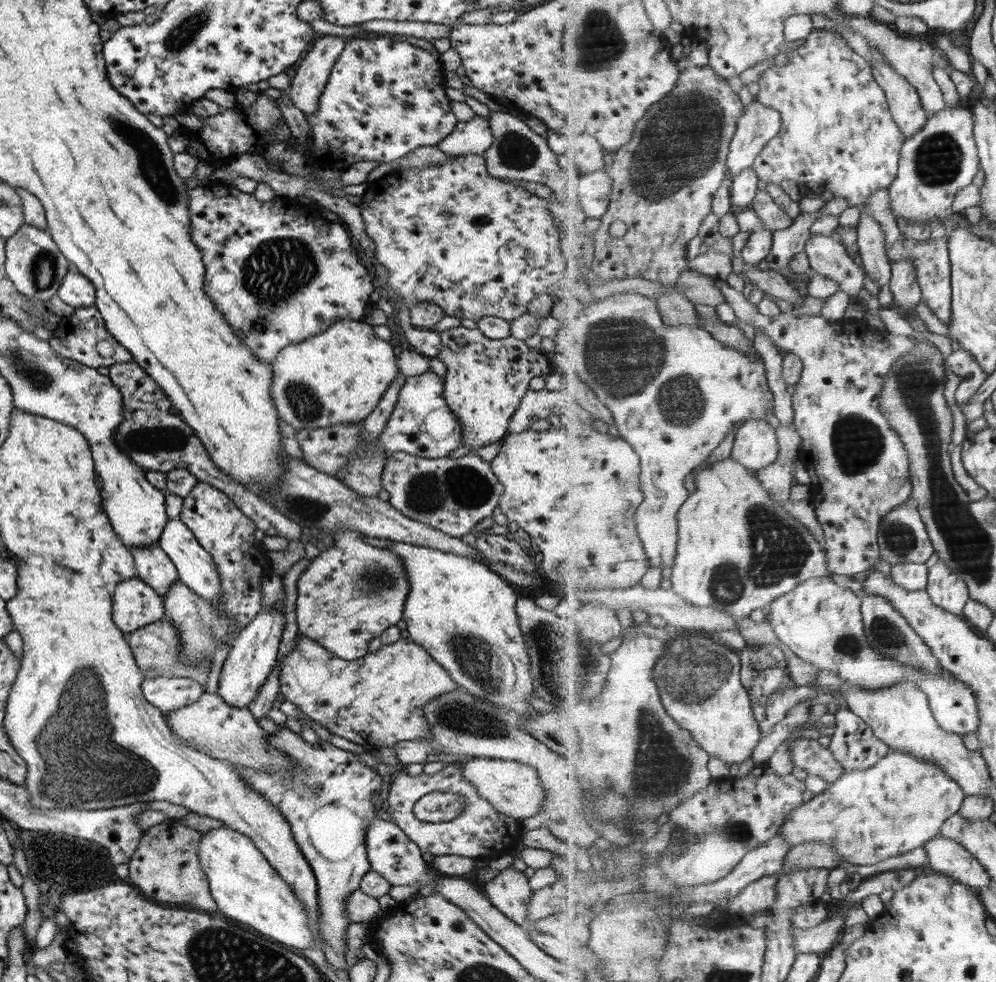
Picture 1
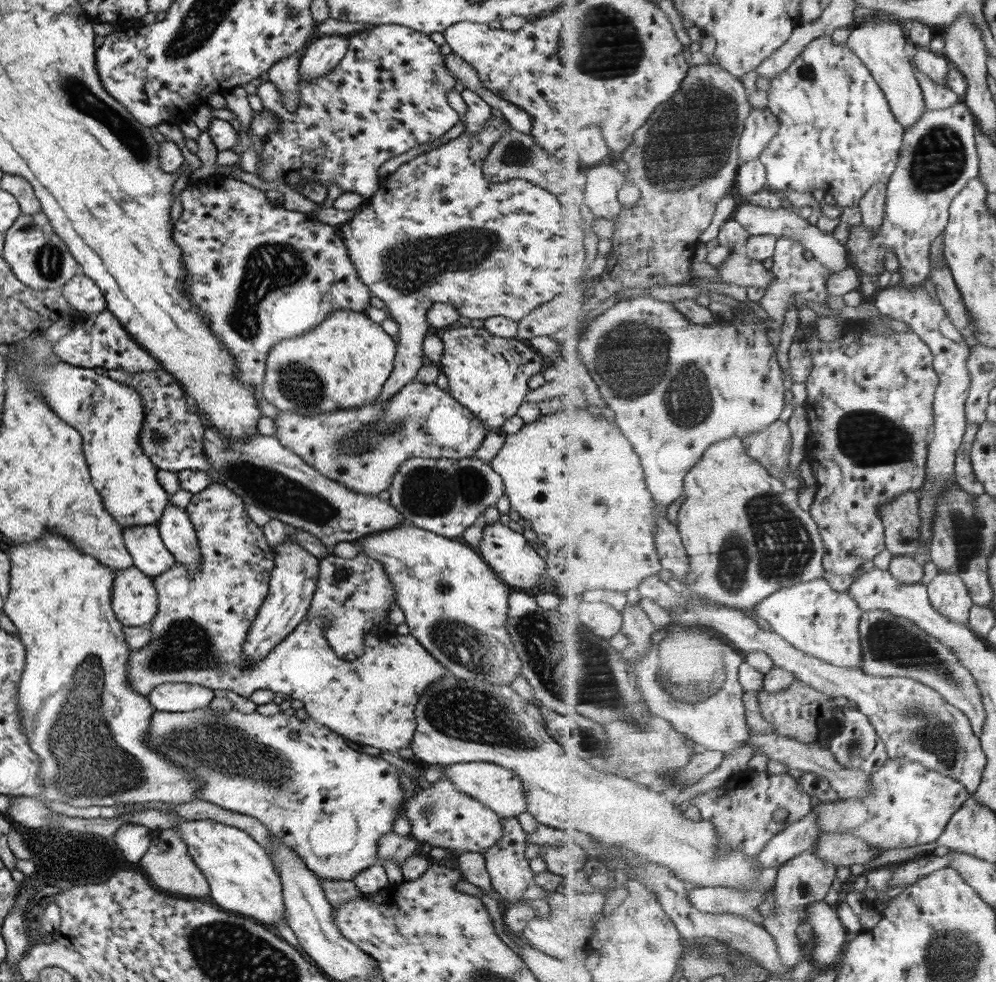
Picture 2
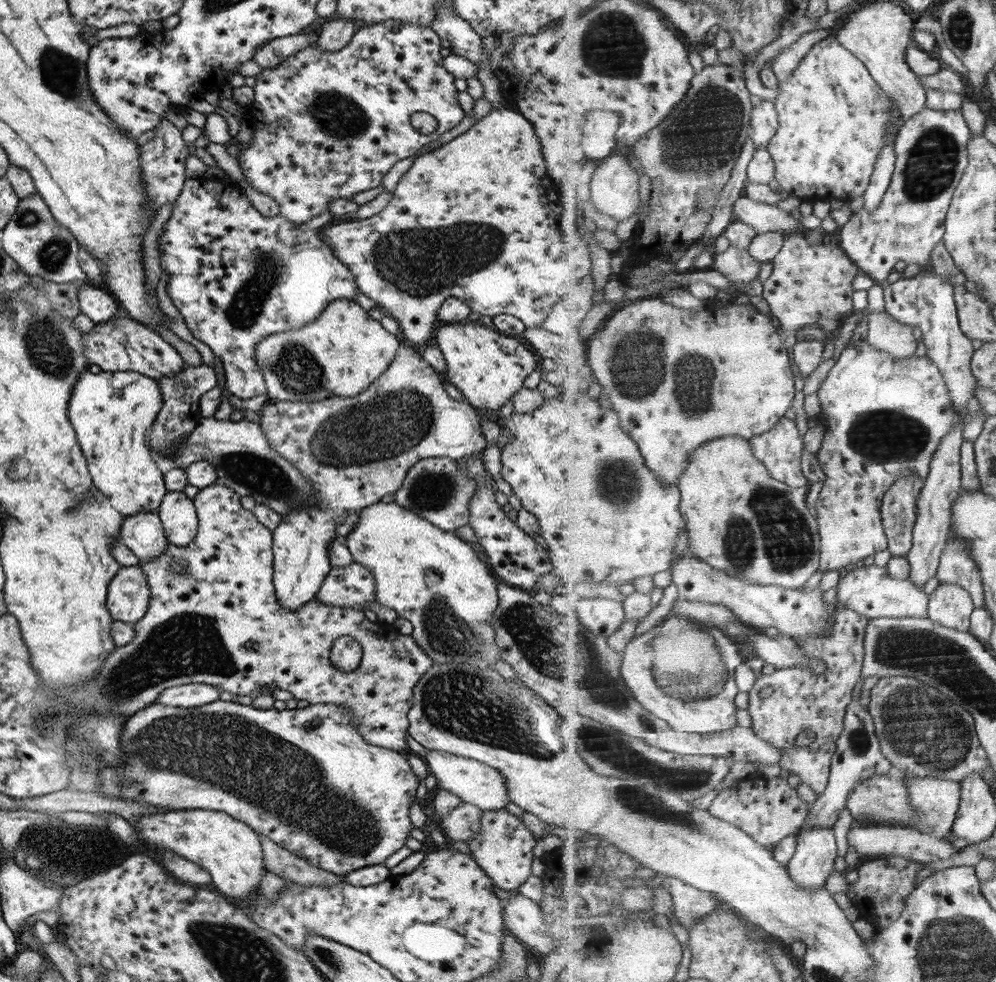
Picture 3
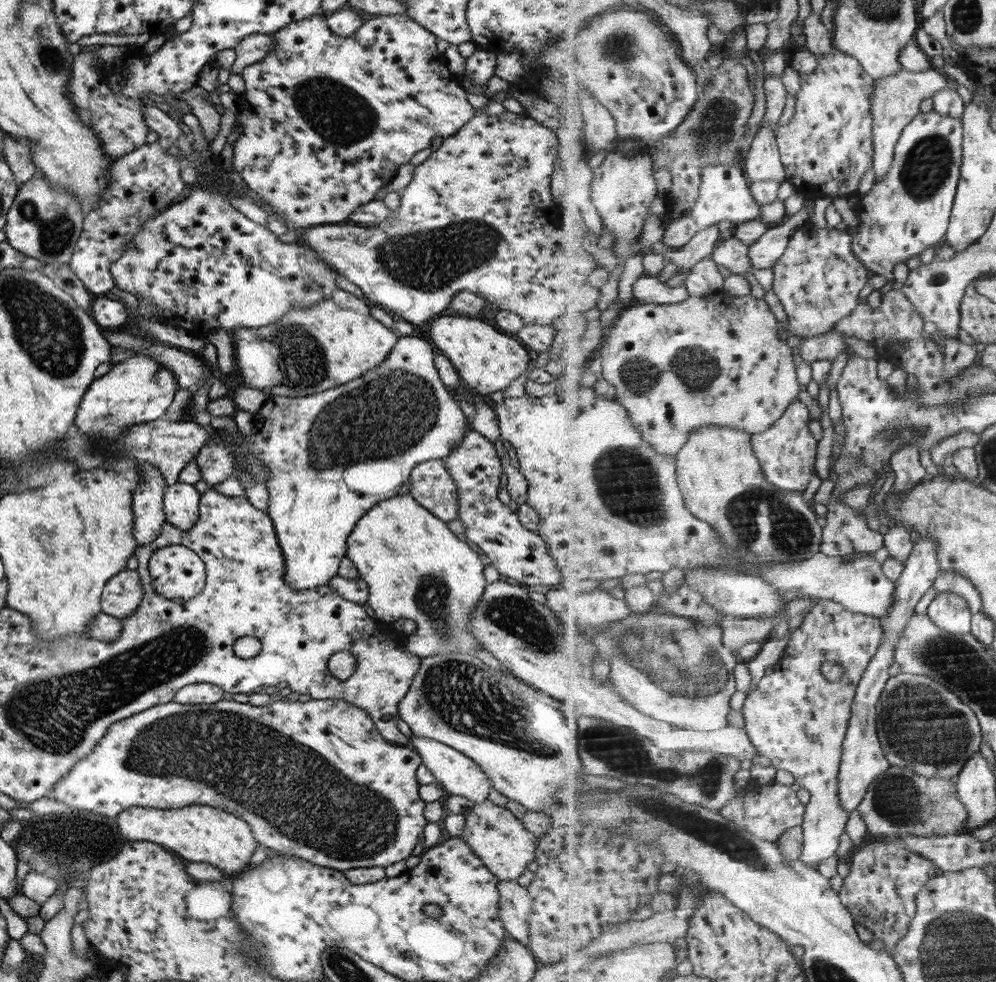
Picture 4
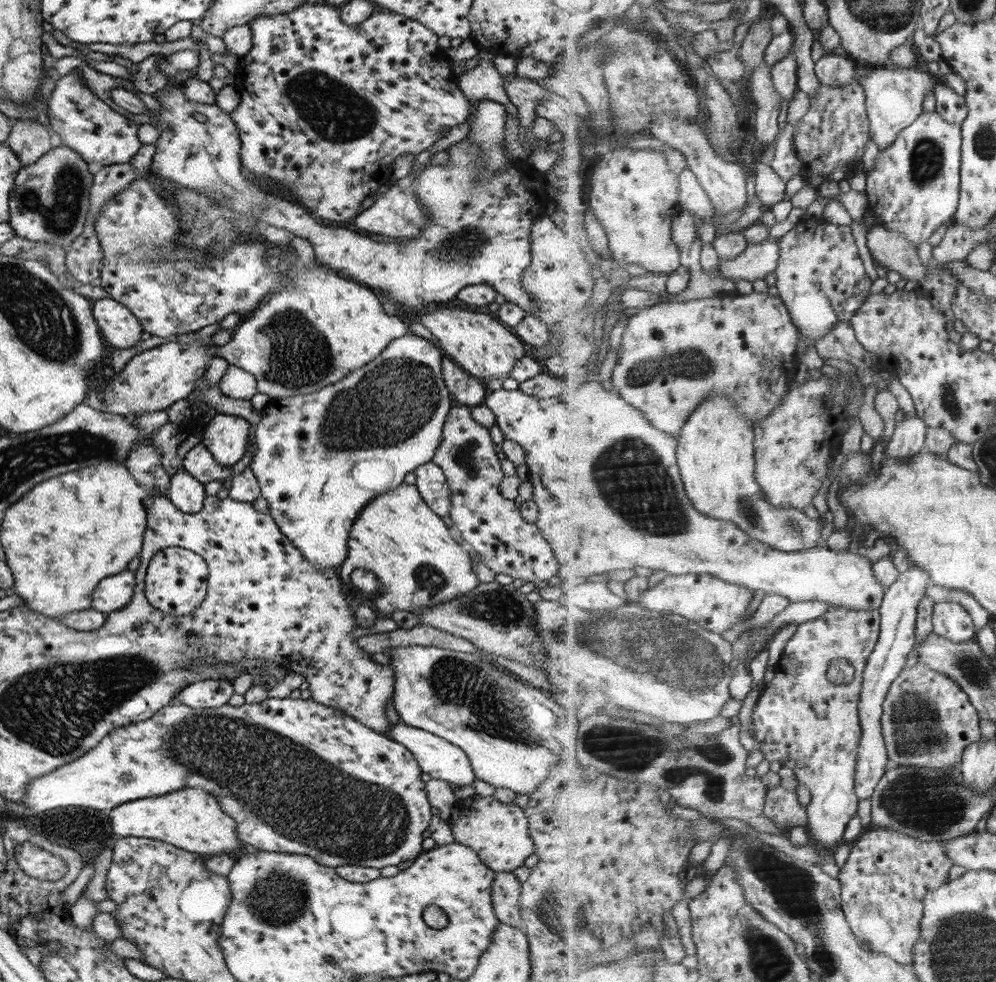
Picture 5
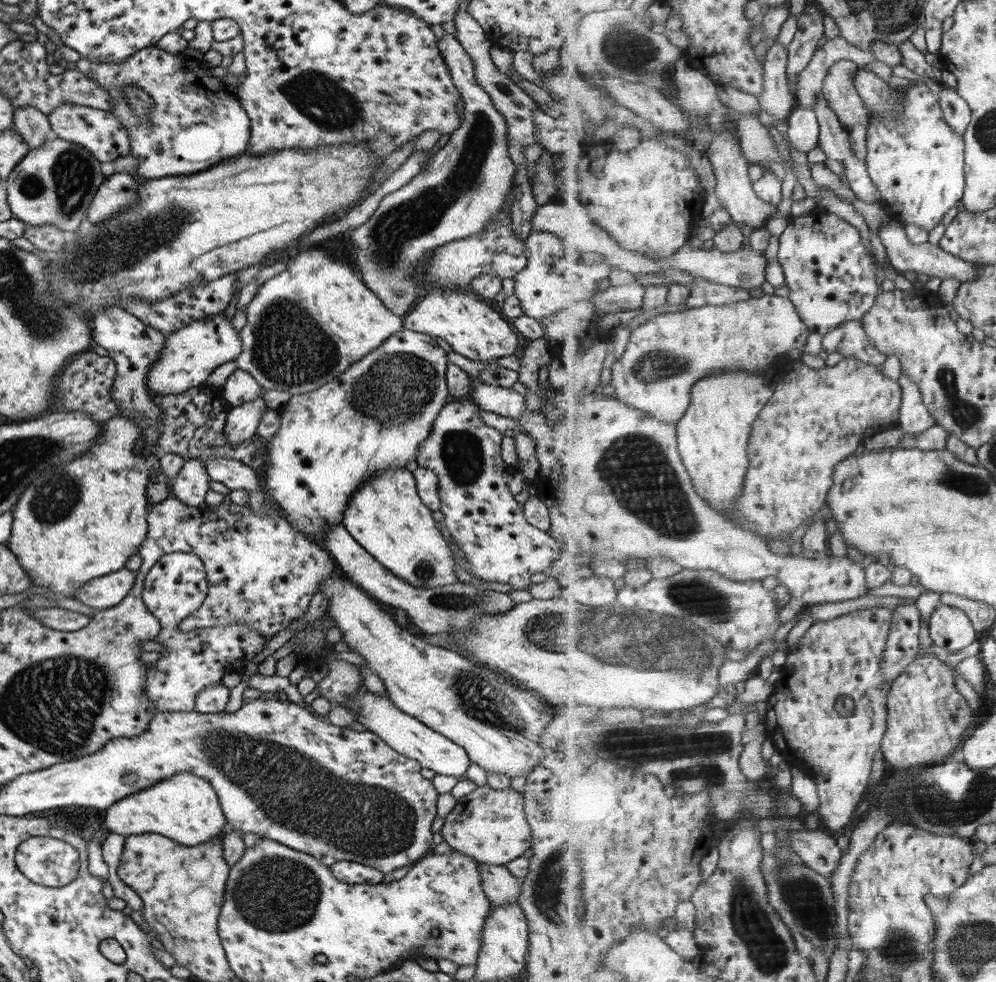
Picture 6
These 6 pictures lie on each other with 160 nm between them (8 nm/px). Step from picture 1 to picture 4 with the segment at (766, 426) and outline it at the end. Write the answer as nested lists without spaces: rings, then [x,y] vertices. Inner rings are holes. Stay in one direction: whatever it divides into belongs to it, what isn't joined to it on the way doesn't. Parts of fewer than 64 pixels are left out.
[[[797,398],[796,403],[767,431],[752,435],[753,448],[764,469],[765,477],[782,491],[802,493],[813,480],[813,474],[816,472],[818,441],[817,436],[811,434],[809,422],[811,422],[811,412]]]

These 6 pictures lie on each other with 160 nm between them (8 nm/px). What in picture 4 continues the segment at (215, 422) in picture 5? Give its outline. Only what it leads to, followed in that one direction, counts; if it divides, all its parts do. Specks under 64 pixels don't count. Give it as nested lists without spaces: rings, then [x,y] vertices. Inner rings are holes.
[[[211,439],[199,448],[195,460],[199,468],[199,478],[209,486],[223,482],[233,473],[234,456],[225,441]]]

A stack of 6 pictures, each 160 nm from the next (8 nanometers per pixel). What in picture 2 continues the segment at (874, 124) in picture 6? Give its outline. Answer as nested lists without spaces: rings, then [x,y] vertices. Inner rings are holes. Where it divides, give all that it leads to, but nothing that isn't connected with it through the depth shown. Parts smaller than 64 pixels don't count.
[[[962,101],[951,108],[927,110],[912,127],[906,128],[899,162],[888,182],[886,213],[878,235],[874,235],[863,222],[850,229],[846,246],[852,266],[868,275],[878,276],[884,271],[885,256],[894,252],[900,262],[903,286],[916,287],[930,278],[933,264],[929,250],[932,242],[944,234],[948,226],[953,199],[979,174],[979,154],[975,146],[975,118],[969,105]]]

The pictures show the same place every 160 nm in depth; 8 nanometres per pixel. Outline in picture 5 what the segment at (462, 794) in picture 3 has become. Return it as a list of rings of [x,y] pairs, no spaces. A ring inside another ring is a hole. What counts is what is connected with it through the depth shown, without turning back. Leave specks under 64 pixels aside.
[[[401,720],[390,723],[385,735],[397,744],[404,746],[413,755],[421,772],[426,772],[430,778],[444,780],[453,790],[460,786],[467,786],[467,784],[471,785],[475,779],[467,755],[458,746],[447,742],[440,736],[413,728]]]

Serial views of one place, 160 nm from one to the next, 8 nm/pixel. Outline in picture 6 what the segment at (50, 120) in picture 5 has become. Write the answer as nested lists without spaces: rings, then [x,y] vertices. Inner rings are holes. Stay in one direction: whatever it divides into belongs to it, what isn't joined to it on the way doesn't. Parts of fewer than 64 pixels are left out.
[[[64,102],[46,117],[53,137],[59,137],[86,148],[105,169],[115,158],[125,156],[129,152],[130,141],[127,132],[108,110]]]

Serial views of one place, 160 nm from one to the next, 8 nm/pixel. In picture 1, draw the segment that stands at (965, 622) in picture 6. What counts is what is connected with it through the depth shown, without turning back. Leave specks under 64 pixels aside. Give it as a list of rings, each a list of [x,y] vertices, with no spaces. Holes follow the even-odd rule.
[[[940,560],[928,569],[928,593],[933,602],[955,615],[964,615],[970,599],[968,584],[946,563]]]

